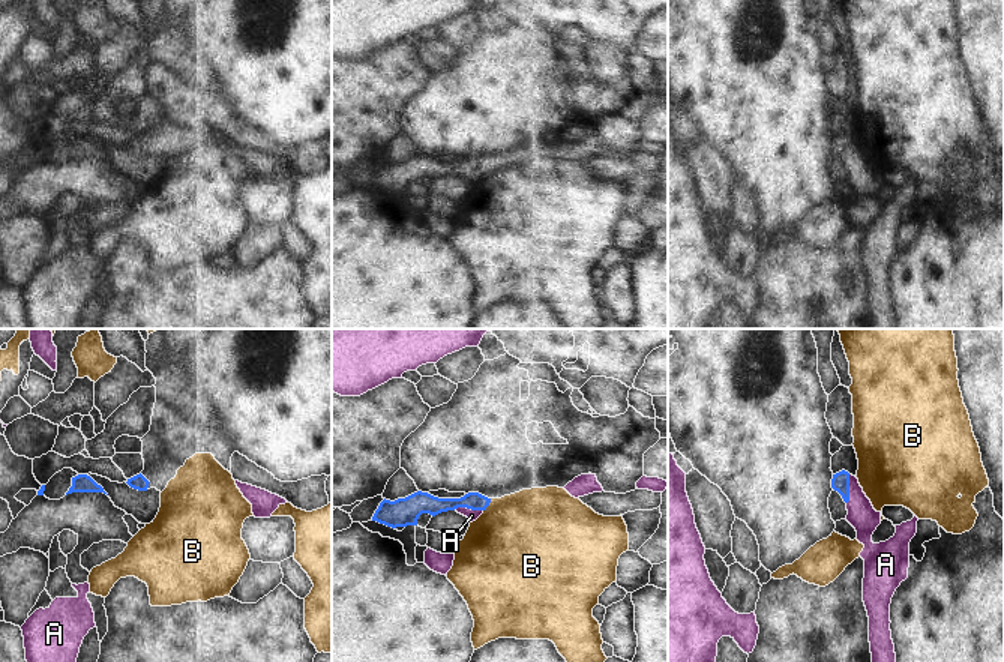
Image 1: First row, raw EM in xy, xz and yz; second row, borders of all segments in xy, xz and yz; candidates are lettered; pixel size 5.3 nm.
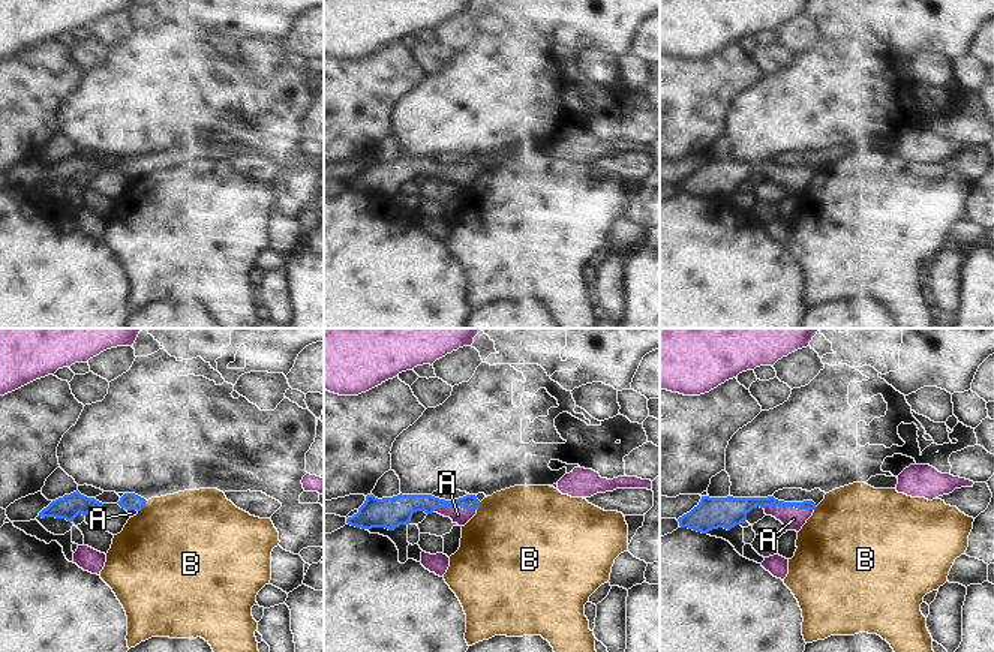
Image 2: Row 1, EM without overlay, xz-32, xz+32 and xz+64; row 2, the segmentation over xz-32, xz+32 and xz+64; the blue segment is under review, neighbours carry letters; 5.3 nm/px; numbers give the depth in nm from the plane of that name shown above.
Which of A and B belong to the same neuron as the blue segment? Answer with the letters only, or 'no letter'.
A

